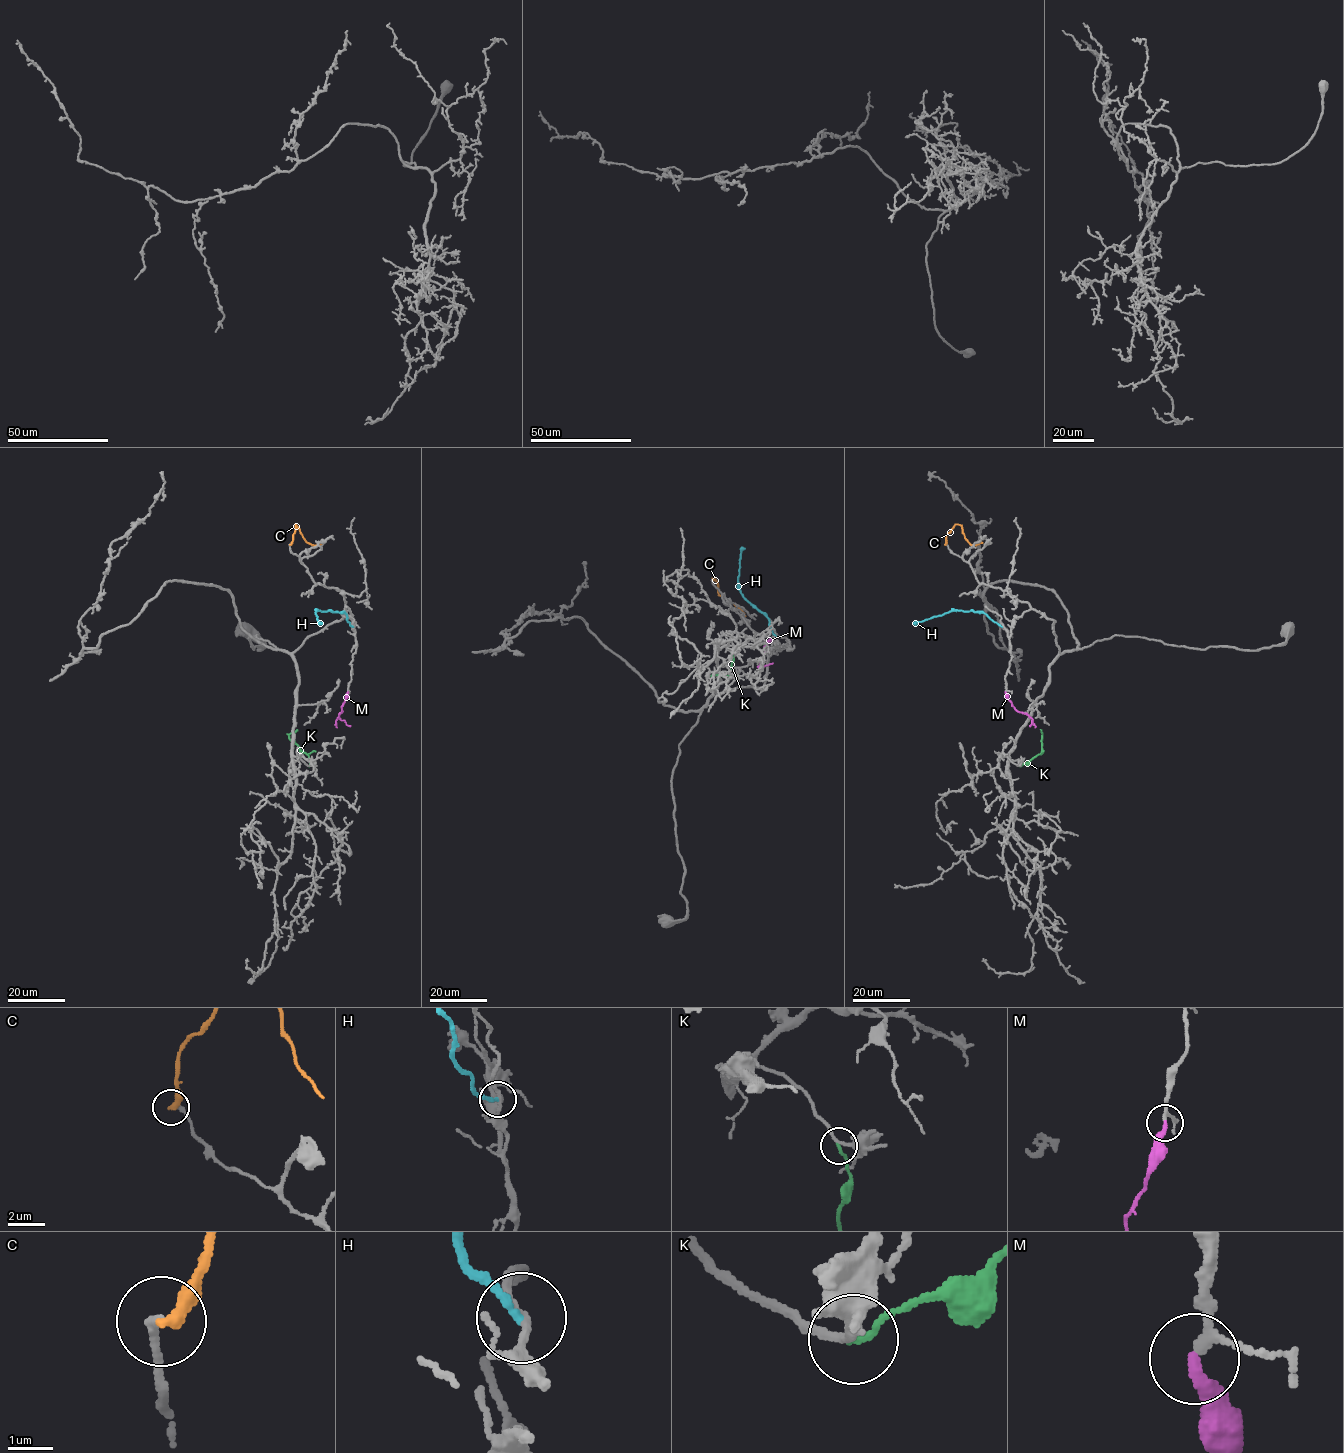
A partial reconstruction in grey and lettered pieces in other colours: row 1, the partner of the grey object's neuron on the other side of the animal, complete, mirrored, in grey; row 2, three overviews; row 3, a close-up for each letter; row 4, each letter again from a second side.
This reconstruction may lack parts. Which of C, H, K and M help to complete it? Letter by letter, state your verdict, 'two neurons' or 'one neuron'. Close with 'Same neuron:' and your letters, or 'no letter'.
C: two neurons
H: two neurons
K: two neurons
M: one neuron
Same neuron: M

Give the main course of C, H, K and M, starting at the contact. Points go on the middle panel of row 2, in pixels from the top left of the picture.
C: (712, 578), (718, 585), (718, 593), (745, 616)
H: (776, 637), (769, 620), (740, 591), (739, 559), (745, 548)
K: (732, 654), (732, 669), (726, 676), (711, 675), (719, 674)
M: (770, 638), (760, 664), (773, 663)

